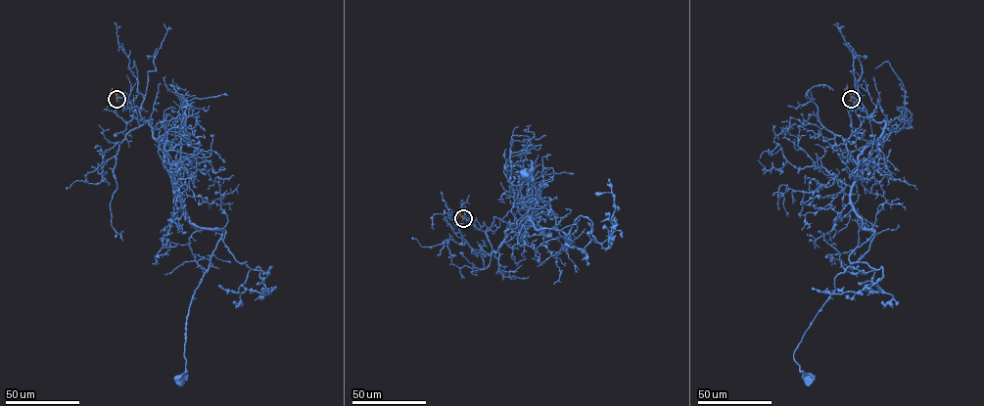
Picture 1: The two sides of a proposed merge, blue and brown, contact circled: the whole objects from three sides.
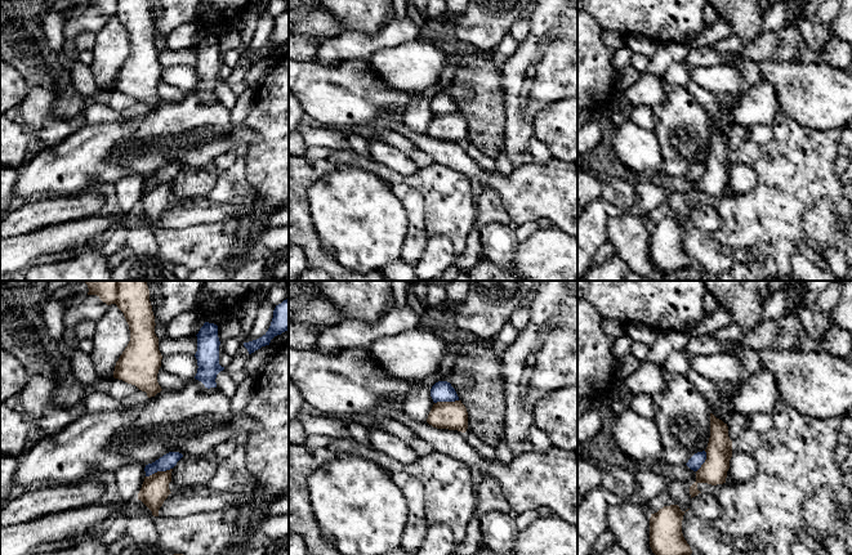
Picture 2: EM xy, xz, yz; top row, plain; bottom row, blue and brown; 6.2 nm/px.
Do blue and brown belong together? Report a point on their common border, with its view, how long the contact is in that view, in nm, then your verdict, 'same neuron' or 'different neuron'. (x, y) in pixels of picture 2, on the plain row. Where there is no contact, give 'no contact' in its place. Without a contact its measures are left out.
contact xy (159, 182); length 180 nm; different neuron

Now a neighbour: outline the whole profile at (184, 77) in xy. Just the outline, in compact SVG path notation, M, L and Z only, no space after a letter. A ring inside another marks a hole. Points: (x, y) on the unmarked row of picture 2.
M171 66L162 68L161 79L184 93L195 90L197 85L197 71L191 66Z

